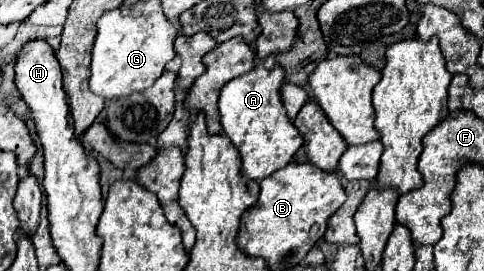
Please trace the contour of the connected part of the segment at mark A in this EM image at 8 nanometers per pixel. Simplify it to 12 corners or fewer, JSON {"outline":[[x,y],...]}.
{"outline":[[282,67],[226,83],[222,129],[262,181],[304,143],[280,101]]}

